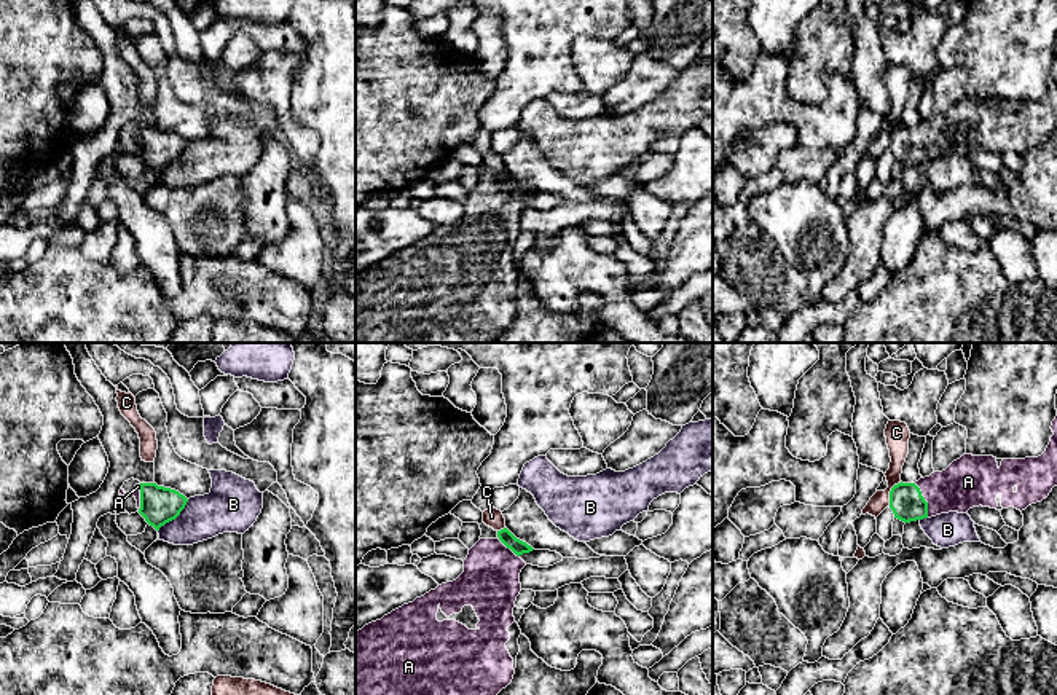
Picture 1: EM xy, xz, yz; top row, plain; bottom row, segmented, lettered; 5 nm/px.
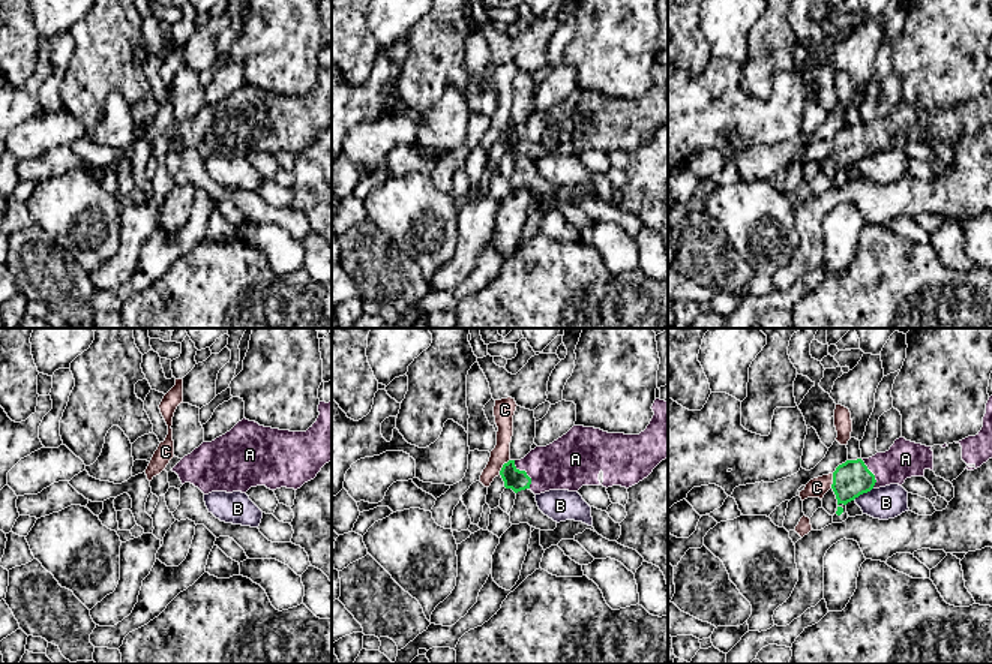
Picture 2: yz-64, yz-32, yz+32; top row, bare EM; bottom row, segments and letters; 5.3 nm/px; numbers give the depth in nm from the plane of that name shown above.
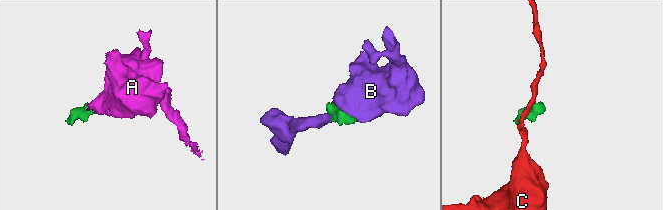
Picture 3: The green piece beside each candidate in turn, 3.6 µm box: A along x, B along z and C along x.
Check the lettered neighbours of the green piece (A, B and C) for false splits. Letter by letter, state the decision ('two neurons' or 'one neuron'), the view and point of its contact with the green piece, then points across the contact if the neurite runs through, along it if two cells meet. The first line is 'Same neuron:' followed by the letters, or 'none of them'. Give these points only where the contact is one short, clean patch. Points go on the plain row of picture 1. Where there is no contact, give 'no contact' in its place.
Same neuron: A
A: one neuron; contact yz (925, 144); way yz (906, 144), (925, 144), (968, 125)
B: two neurons; contact xy (174, 161)
C: two neurons; contact yz (890, 134); border yz (901, 125), (891, 131), (888, 147)

